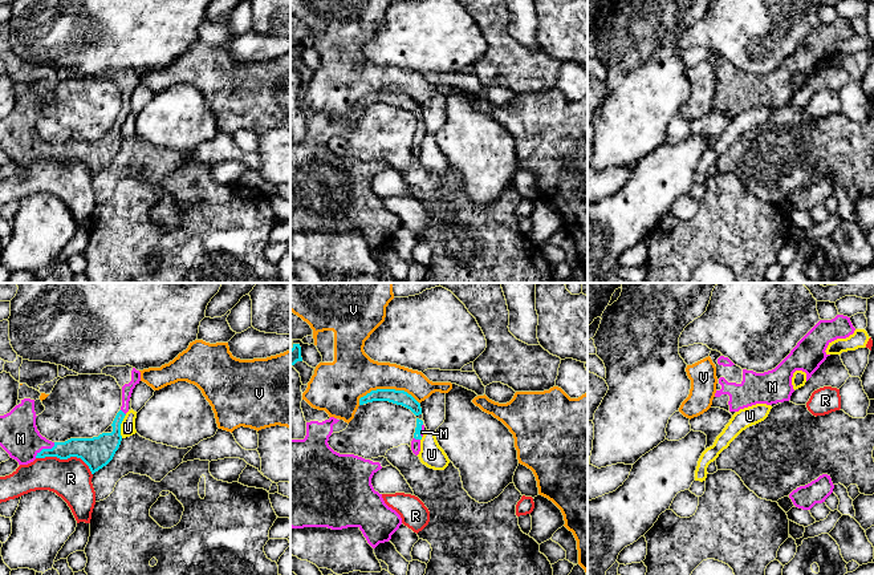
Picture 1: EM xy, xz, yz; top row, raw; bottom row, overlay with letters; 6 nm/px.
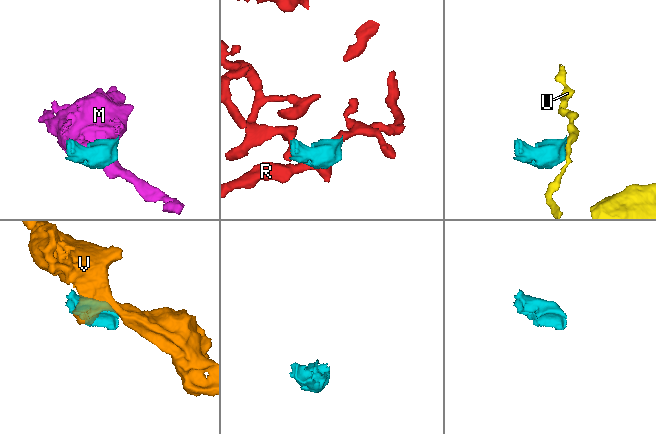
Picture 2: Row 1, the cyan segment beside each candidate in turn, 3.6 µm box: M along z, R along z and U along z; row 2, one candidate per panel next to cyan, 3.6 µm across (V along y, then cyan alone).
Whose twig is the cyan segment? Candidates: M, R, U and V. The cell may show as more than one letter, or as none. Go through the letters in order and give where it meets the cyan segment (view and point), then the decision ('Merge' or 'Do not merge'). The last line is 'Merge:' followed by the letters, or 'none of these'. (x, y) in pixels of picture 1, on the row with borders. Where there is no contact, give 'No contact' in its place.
M: Touches cyan at xy (45, 449). Merge
R: Touches cyan at xy (66, 458). Do not merge
U: Touches cyan at xy (120, 426). Do not merge
V: Touches cyan at xz (389, 389). Do not merge
Merge: M

